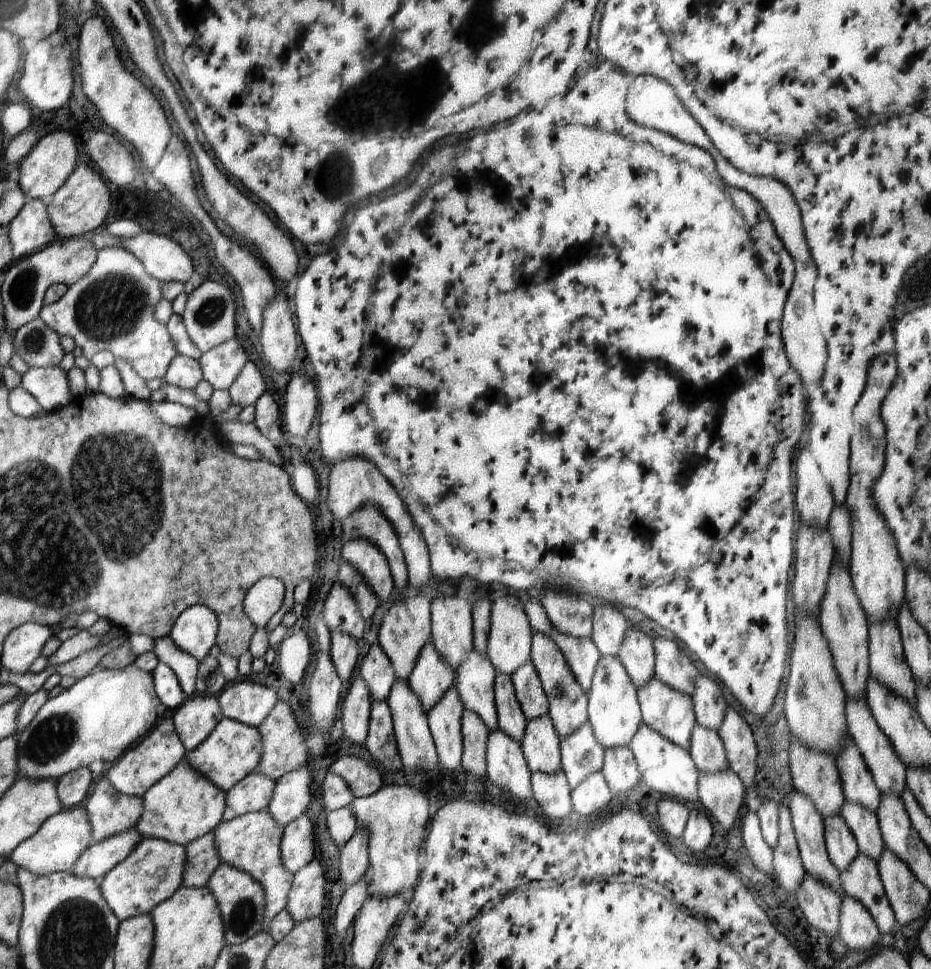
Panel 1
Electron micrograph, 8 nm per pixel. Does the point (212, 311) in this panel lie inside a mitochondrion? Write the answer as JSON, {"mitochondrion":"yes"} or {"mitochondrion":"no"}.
{"mitochondrion":"yes"}

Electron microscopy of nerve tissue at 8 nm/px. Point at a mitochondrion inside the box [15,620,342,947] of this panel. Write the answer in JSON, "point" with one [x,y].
{"point":[53,737]}

